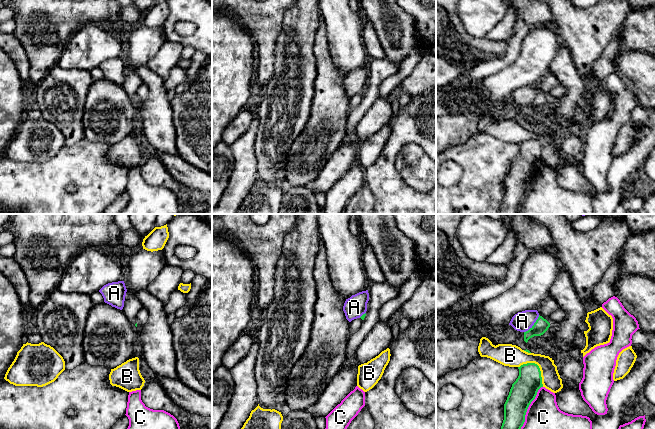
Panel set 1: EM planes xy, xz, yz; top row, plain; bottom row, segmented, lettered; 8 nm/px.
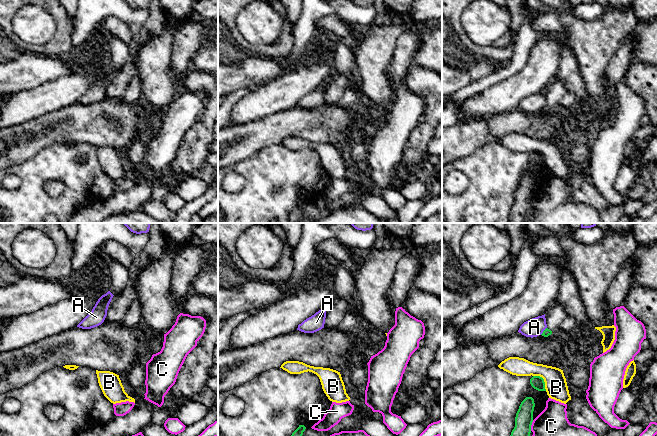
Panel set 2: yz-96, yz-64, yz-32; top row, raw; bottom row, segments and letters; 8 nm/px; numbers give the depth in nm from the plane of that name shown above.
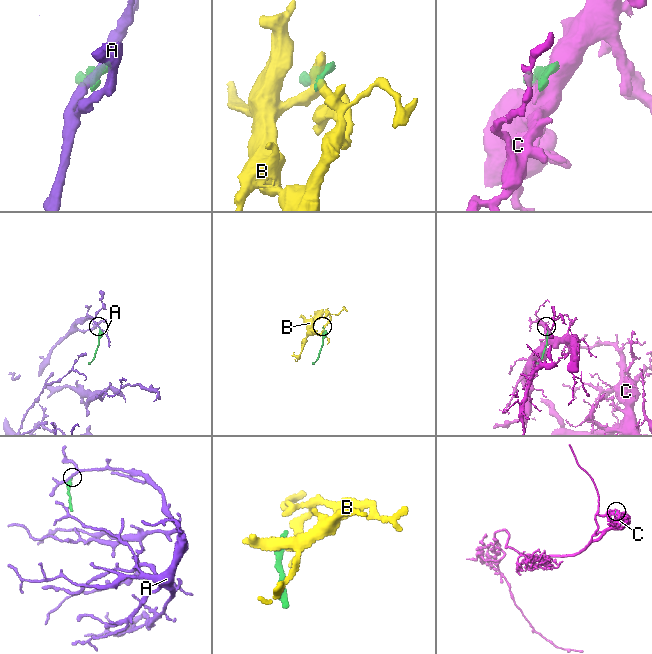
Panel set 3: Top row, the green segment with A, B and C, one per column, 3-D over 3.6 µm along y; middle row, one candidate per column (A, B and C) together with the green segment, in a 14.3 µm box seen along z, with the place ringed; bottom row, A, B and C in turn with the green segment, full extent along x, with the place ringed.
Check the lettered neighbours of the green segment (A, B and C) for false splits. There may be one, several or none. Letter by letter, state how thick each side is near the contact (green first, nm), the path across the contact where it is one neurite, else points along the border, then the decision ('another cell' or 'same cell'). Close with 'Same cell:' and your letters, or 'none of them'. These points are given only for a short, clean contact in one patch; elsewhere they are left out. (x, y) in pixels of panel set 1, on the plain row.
A: 120/160 nm | another cell
B: 200/180 nm | along yz (518, 142), (524, 139), (535, 139), (539, 144), (543, 162) | another cell
C: 200/420 nm | another cell
Same cell: none of them

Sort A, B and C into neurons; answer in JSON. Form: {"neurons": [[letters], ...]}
{"neurons": [["A"], ["B"], ["C"]]}

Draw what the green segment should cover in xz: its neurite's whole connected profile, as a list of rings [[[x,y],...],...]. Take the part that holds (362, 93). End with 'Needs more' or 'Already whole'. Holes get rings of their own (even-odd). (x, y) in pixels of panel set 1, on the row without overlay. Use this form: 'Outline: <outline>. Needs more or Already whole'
Outline: [[[366,89],[363,90],[360,94],[354,95],[350,98],[349,100],[350,111],[355,110],[360,106],[365,92]]]. Needs more

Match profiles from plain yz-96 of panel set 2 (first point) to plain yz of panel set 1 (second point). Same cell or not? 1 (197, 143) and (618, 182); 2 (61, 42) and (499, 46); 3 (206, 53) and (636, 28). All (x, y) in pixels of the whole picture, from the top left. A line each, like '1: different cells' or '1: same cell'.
1: different cells
2: same cell
3: same cell

